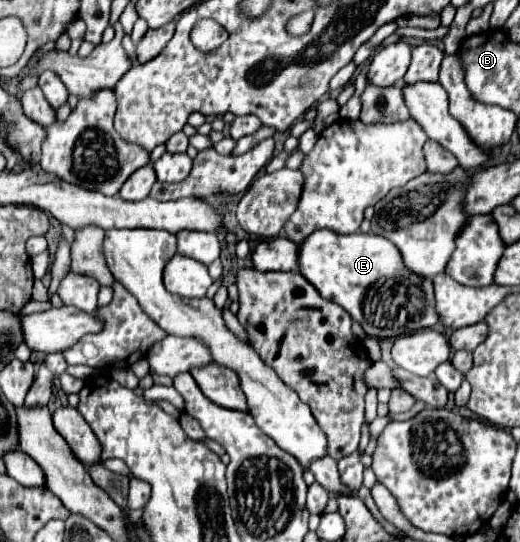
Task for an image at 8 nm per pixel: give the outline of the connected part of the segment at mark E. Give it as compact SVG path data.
M316 230L300 244L298 264L302 276L316 286L320 296L340 304L352 316L352 320L356 320L372 338L396 338L402 334L412 334L416 330L434 328L440 320L436 314L432 278L410 274L410 280L404 280L402 274L406 272L406 266L400 258L400 250L396 250L392 242L376 234L332 234L332 230Z

